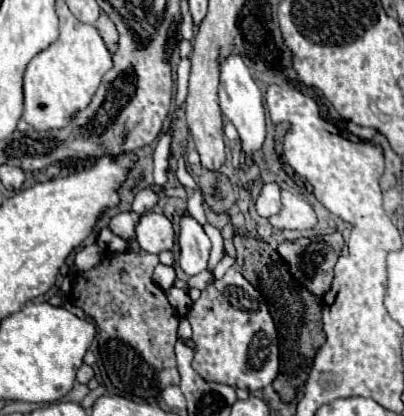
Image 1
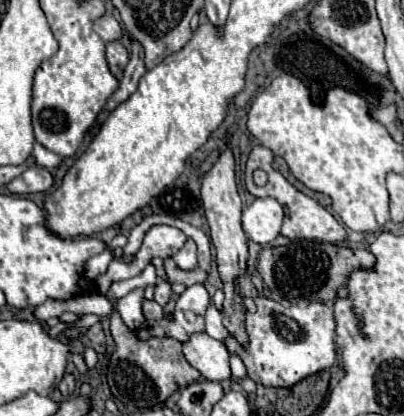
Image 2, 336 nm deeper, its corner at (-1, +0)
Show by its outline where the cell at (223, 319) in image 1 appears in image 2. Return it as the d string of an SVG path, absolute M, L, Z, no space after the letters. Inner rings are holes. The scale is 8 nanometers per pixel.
M255 296L255 312L245 312L245 332L249 336L247 346L239 344L229 334L223 344L229 354L237 354L247 366L249 378L255 384L283 388L293 386L305 376L335 364L335 314L333 308L321 302L309 306L283 306L267 296Z

